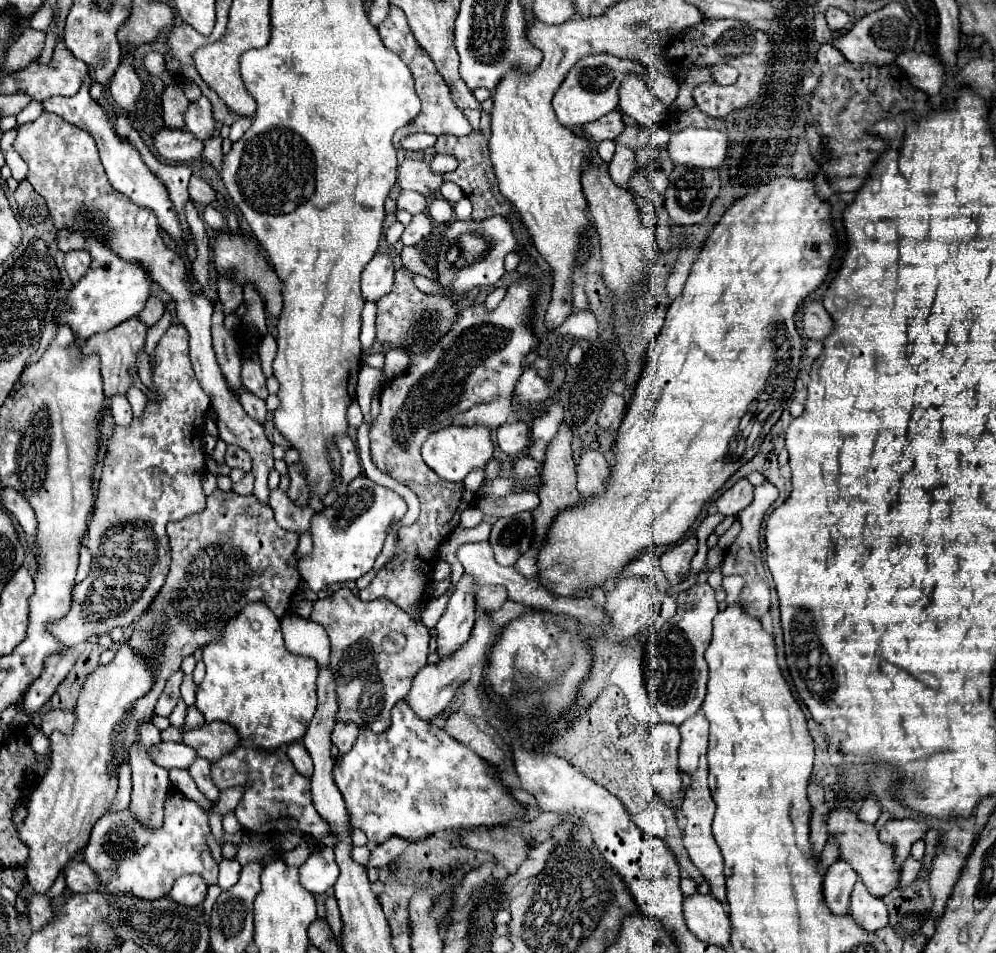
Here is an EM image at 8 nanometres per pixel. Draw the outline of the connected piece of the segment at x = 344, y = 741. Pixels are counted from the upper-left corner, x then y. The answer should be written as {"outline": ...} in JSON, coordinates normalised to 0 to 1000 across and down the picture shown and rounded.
{"outline":[[[338,758],[334,768],[332,768],[332,779],[342,787],[342,789],[350,789],[356,774],[360,770],[360,764],[358,760],[344,760],[344,758]]]}

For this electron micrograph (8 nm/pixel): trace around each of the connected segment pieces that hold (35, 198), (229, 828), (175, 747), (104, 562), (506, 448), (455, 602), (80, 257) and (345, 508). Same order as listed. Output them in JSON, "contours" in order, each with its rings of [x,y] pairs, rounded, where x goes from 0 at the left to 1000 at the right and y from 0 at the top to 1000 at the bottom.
{"contours":[[[[21,189],[17,199],[15,199],[15,210],[21,222],[21,229],[27,231],[29,235],[41,235],[47,227],[47,214],[45,210],[31,197],[31,193],[27,189]]],[[[230,853],[224,856],[223,865],[224,865],[225,872],[230,875],[244,874],[244,870],[241,867],[235,853]]],[[[160,779],[152,785],[152,795],[164,806],[190,806],[198,797],[198,787],[184,779]]],[[[174,340],[170,342],[170,346],[164,350],[164,355],[160,357],[156,369],[154,369],[154,384],[152,384],[152,392],[154,392],[154,403],[150,407],[150,411],[154,411],[154,420],[148,418],[148,426],[146,426],[146,432],[144,437],[140,439],[134,439],[134,443],[123,449],[123,447],[113,447],[109,460],[107,460],[107,478],[101,487],[101,502],[99,502],[99,512],[97,512],[97,518],[95,518],[95,535],[91,539],[91,548],[89,548],[89,556],[87,556],[87,562],[83,567],[83,571],[89,575],[91,579],[91,600],[89,604],[79,611],[75,615],[75,627],[73,627],[73,634],[71,634],[71,642],[59,651],[59,655],[55,655],[55,659],[51,659],[51,663],[55,663],[55,667],[59,667],[59,672],[63,672],[63,676],[67,678],[75,678],[75,676],[81,676],[85,674],[89,667],[101,667],[101,665],[107,665],[111,663],[115,657],[121,657],[121,659],[128,659],[130,655],[134,655],[136,651],[140,651],[144,646],[144,642],[152,636],[154,627],[160,623],[162,615],[166,613],[166,607],[168,607],[168,600],[170,600],[170,565],[168,565],[168,558],[166,558],[166,552],[168,548],[176,548],[176,546],[184,546],[186,541],[190,539],[196,539],[196,537],[202,537],[206,533],[206,518],[202,514],[202,502],[206,497],[206,474],[204,474],[204,458],[206,458],[206,437],[208,437],[208,430],[210,430],[210,418],[208,413],[204,413],[196,392],[194,392],[194,386],[192,386],[192,380],[190,380],[190,363],[188,363],[188,346],[182,342],[182,340]]],[[[509,443],[499,449],[499,466],[509,478],[523,478],[531,468],[531,447],[527,443]]],[[[465,602],[457,613],[449,632],[447,644],[439,655],[439,684],[443,690],[453,688],[465,674],[469,674],[479,644],[477,609],[473,602]]],[[[75,262],[75,264],[65,267],[65,283],[73,298],[79,296],[79,292],[87,285],[89,277],[91,277],[91,269],[87,262]]],[[[358,499],[350,508],[348,520],[340,520],[332,533],[326,533],[326,537],[314,541],[314,579],[298,592],[302,607],[314,621],[320,621],[326,613],[362,607],[374,596],[374,590],[385,575],[389,556],[393,550],[401,548],[407,537],[409,529],[399,516],[381,510],[366,499]]]]}

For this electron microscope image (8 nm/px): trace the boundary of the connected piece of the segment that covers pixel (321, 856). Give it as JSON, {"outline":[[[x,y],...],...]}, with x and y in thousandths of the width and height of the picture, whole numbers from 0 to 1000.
{"outline":[[[318,888],[312,894],[312,898],[306,902],[306,907],[300,909],[300,919],[302,919],[302,928],[310,936],[314,938],[328,936],[338,925],[338,919],[340,919],[334,890]]]}

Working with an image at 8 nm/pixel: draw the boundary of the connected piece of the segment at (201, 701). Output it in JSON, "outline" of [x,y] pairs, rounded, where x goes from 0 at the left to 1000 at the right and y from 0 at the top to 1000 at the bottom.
{"outline":[[[264,630],[248,634],[244,642],[228,651],[222,661],[222,669],[212,674],[204,682],[204,695],[208,699],[208,707],[198,722],[198,743],[206,751],[208,758],[228,758],[238,764],[242,776],[252,776],[258,785],[280,785],[282,781],[290,781],[294,776],[302,776],[306,772],[308,760],[316,749],[318,741],[318,695],[316,690],[296,688],[286,682],[282,651],[268,638]]]}

